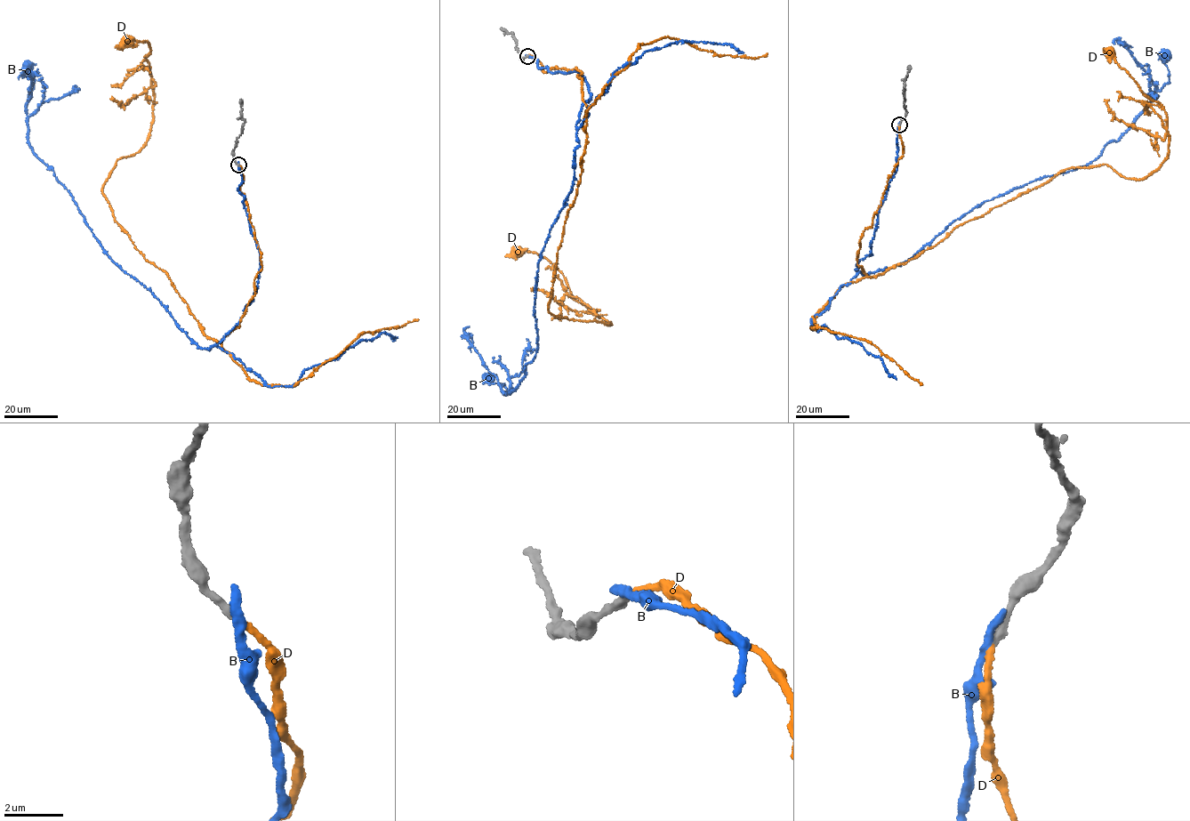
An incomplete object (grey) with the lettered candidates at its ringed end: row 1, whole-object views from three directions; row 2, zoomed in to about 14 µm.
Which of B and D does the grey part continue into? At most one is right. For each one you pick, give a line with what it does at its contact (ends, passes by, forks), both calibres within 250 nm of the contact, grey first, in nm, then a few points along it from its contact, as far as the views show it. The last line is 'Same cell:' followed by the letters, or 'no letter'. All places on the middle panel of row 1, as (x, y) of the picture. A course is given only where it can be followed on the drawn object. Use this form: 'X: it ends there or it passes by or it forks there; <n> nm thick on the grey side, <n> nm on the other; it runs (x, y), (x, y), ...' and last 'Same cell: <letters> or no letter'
D: it ends there; 280 nm thick on the grey side, 200 nm on the other; it runs (527, 55), (544, 72), (582, 72), (586, 108), (548, 310), (610, 324), (550, 262), (515, 253)
Same cell: D

